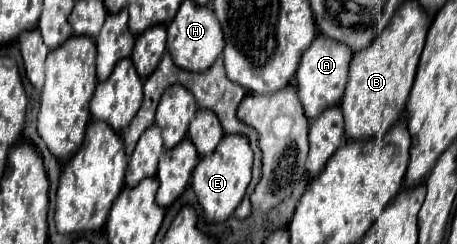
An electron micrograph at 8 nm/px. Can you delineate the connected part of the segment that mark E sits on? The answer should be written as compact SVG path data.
M224 136L220 148L216 148L212 156L200 158L192 174L192 190L196 192L196 198L208 222L224 222L230 218L230 214L244 198L244 192L250 184L250 172L252 172L252 150L248 140L244 140L244 136Z

